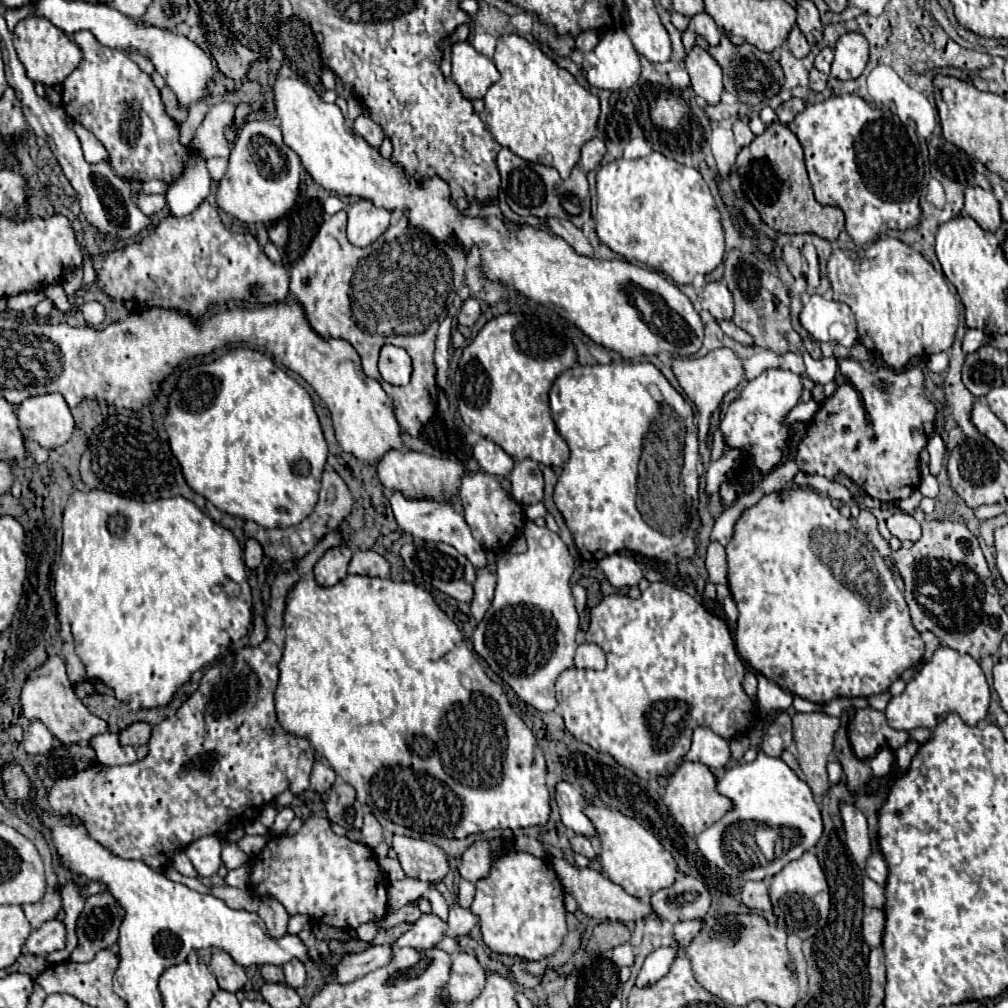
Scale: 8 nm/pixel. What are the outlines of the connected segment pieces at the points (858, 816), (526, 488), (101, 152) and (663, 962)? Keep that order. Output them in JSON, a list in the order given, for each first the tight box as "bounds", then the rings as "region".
[{"bounds":[839,803,871,869],"region":[[[841,803],[839,805],[839,815],[841,815],[841,821],[843,821],[845,843],[851,851],[851,855],[853,855],[853,859],[857,861],[857,865],[863,869],[867,857],[871,855],[867,819],[853,803]]]},{"bounds":[509,459,543,505],"region":[[[533,459],[519,461],[509,479],[513,485],[513,497],[519,503],[533,505],[543,501],[543,473],[539,469],[539,463],[535,463]]]},{"bounds":[71,123,107,163],"region":[[[73,123],[71,127],[75,131],[75,135],[79,137],[81,141],[81,149],[83,149],[83,155],[85,155],[85,161],[87,163],[99,163],[99,161],[105,161],[107,159],[107,153],[105,153],[105,147],[95,139],[95,135],[91,131],[87,131],[83,125],[79,123]]]},{"bounds":[637,947,677,985],"region":[[[659,947],[653,953],[649,953],[641,971],[639,971],[637,983],[639,985],[653,985],[655,981],[659,981],[663,975],[667,975],[675,957],[677,957],[675,947]]]}]

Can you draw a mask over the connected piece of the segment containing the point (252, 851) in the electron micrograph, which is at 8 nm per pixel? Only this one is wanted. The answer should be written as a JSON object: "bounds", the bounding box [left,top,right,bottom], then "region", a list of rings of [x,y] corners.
{"bounds":[237,835,267,857],"region":[[[243,835],[239,841],[237,841],[239,849],[247,855],[247,857],[255,857],[259,855],[259,851],[263,851],[263,847],[267,845],[267,839],[265,837],[251,837],[251,835]]]}

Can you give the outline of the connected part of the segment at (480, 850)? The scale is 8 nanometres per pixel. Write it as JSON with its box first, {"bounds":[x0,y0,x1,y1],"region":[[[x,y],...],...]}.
{"bounds":[459,839,505,883],"region":[[[483,839],[467,847],[459,863],[461,877],[471,883],[485,879],[491,871],[491,853],[495,853],[501,847],[505,847],[505,843],[501,843],[499,839]]]}

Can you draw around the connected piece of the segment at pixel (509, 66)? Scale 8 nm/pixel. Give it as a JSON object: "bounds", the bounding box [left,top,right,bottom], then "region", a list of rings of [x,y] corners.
{"bounds":[481,35,599,179],"region":[[[503,35],[499,37],[493,63],[501,73],[501,79],[489,87],[485,95],[485,111],[481,119],[493,133],[495,141],[501,147],[511,149],[525,161],[541,163],[555,167],[563,179],[571,173],[571,169],[579,163],[579,153],[583,143],[595,137],[595,127],[599,119],[599,97],[587,91],[577,79],[563,67],[559,67],[553,59],[549,59],[537,45],[529,43],[525,37],[519,35]]]}

